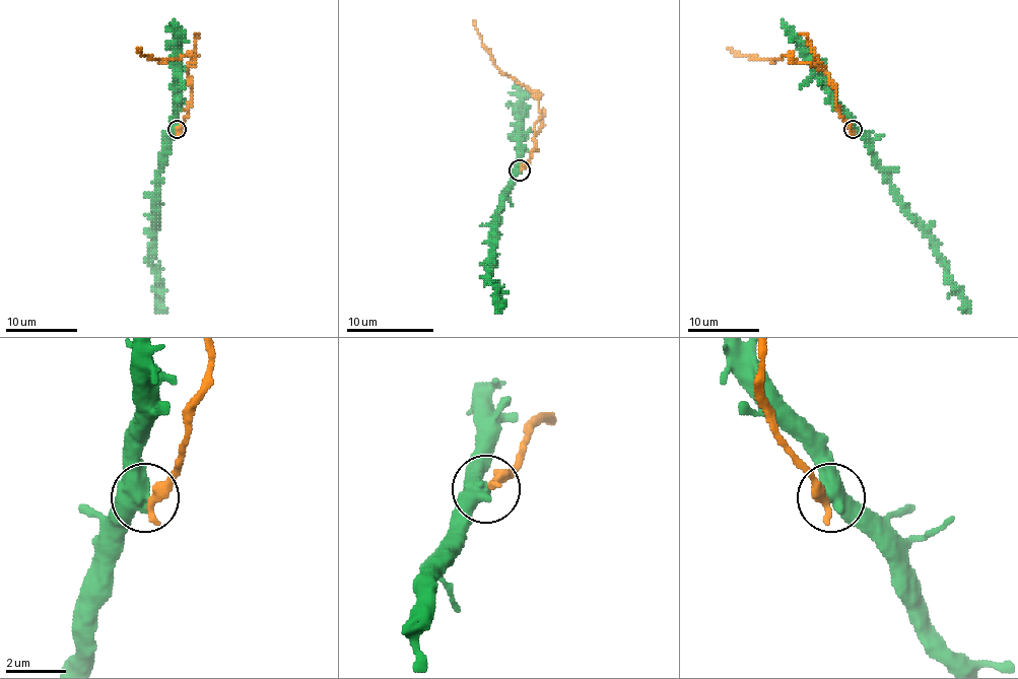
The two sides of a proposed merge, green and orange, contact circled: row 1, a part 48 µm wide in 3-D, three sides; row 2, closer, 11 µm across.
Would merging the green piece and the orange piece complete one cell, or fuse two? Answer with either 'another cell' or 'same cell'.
another cell

